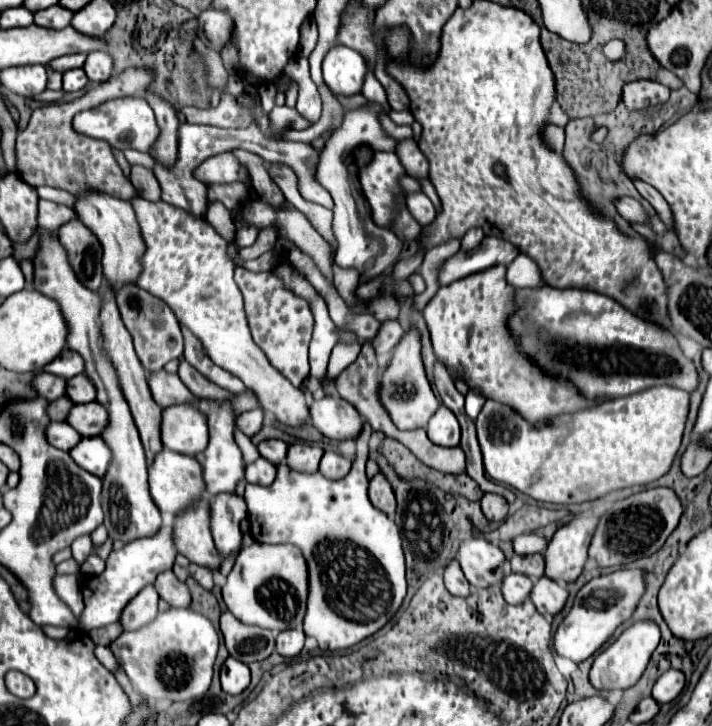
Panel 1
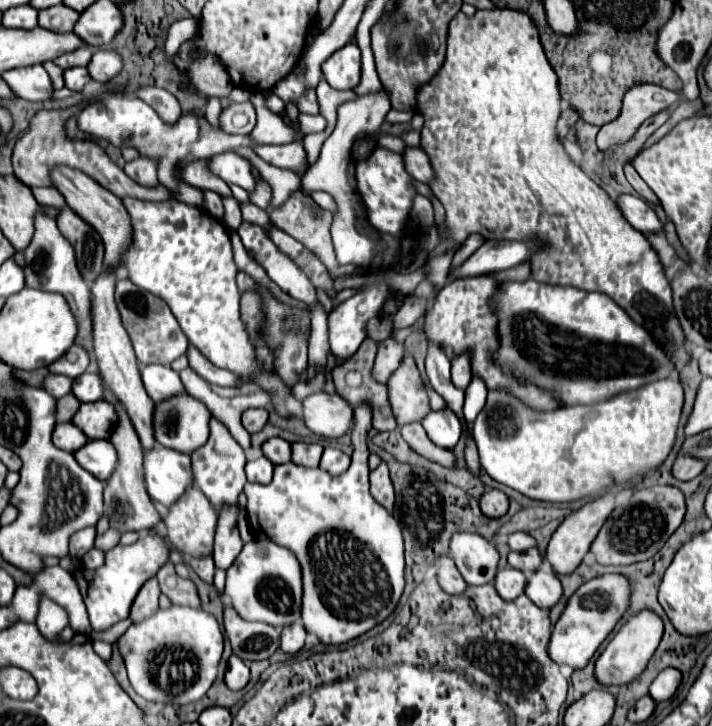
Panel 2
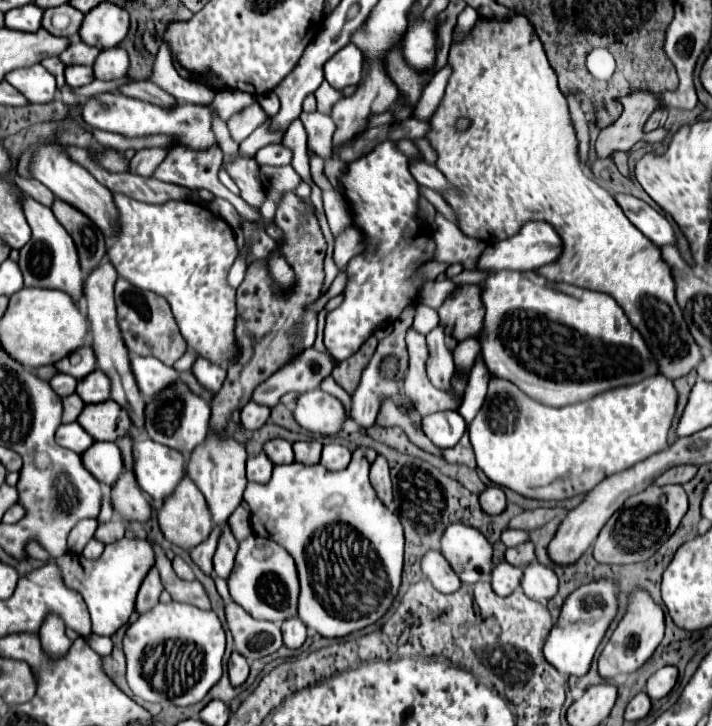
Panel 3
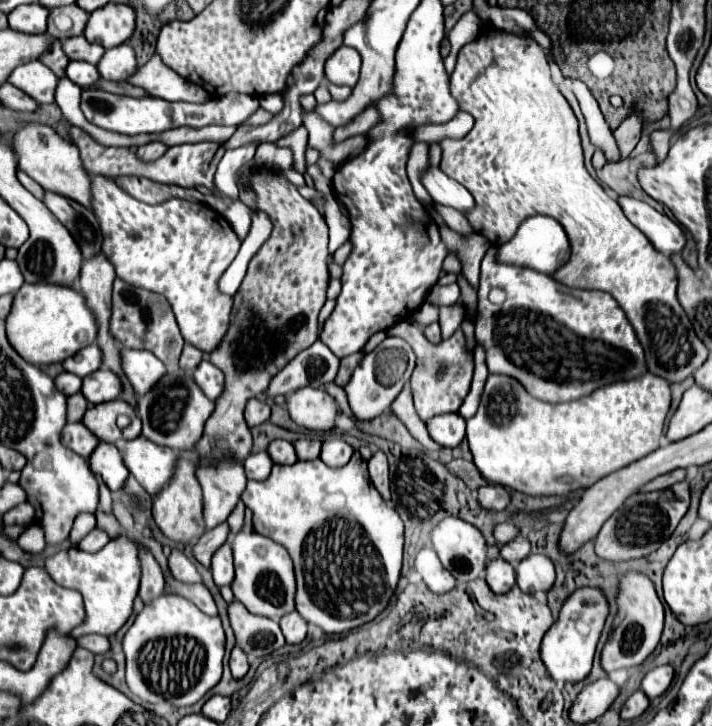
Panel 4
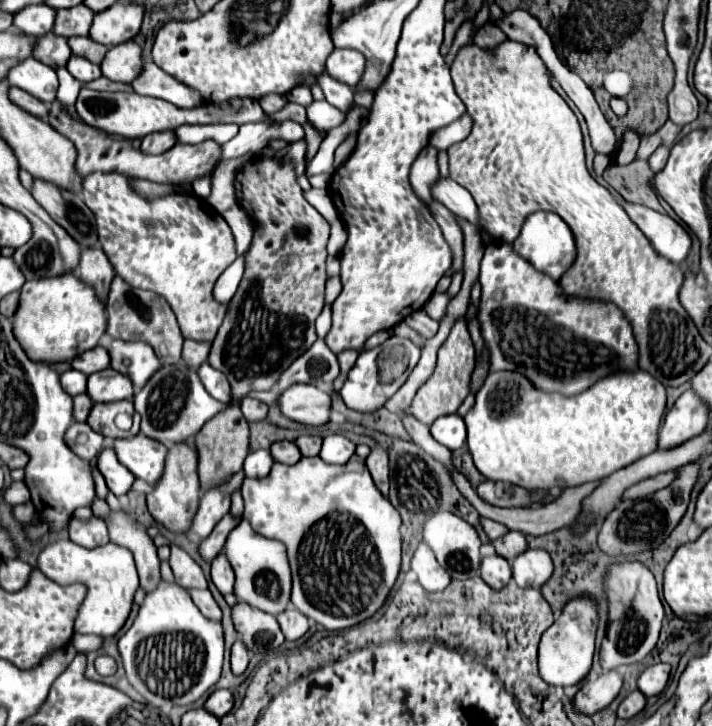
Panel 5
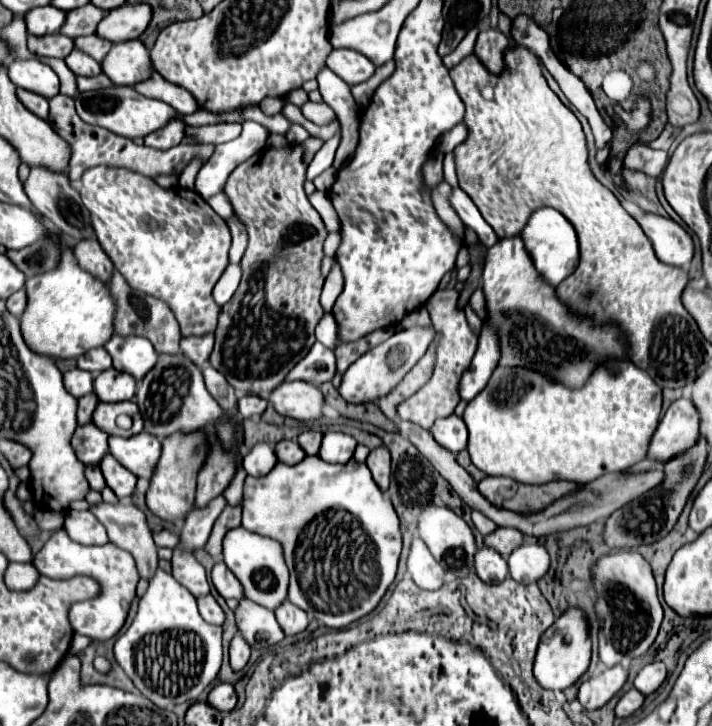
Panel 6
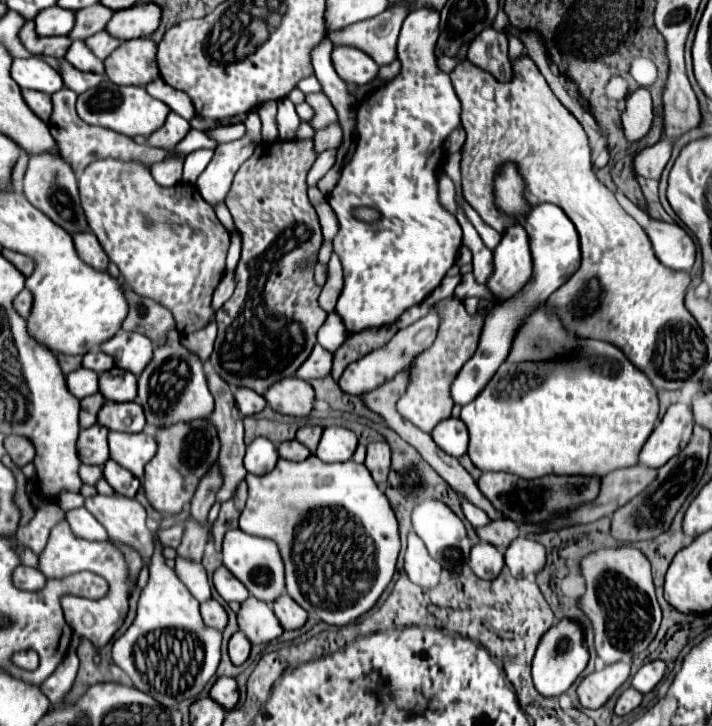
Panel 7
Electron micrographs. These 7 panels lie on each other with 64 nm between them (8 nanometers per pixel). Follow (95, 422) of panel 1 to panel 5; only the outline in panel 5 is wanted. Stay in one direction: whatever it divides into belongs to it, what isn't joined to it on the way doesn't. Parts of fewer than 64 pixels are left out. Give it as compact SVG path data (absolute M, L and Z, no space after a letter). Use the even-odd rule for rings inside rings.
M122 400L122 402L110 402L110 404L94 404L94 410L90 412L90 420L88 424L96 430L96 432L102 432L102 436L106 438L130 438L130 436L136 436L140 432L140 416L138 412L134 410L134 404L130 400ZM120 412L126 412L134 418L134 426L128 430L128 432L122 432L116 428L114 424L114 418L116 414Z

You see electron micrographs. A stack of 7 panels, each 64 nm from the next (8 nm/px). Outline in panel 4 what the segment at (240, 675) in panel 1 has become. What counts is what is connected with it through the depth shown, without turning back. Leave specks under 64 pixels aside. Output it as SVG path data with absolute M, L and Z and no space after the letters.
M234 646L234 650L232 650L232 656L230 656L230 670L232 670L232 676L234 676L234 678L242 678L242 676L248 672L246 654L244 654L242 648L238 648L238 646Z

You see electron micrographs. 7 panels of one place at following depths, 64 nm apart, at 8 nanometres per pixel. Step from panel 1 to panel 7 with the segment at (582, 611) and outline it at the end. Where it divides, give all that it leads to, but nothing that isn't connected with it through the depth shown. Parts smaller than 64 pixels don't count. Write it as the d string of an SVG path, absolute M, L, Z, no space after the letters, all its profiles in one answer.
M572 620L556 622L550 628L550 632L546 632L546 636L542 636L536 656L532 660L532 680L534 680L538 694L546 696L546 698L556 698L556 696L564 694L582 674L586 664L588 664L588 648L584 644L582 628Z

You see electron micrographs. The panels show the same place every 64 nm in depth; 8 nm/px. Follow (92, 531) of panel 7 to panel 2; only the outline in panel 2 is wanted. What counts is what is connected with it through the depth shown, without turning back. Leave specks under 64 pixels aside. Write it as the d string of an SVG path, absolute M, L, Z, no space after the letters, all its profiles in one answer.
M96 546L90 548L84 556L86 556L86 558L82 558L81 561L86 568L99 568L100 564L104 564L104 552L98 550Z

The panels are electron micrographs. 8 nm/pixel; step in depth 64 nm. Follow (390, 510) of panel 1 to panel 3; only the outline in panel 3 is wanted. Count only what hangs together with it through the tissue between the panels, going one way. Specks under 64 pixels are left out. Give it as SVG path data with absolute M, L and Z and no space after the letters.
M376 456L374 464L370 466L370 482L378 494L378 498L390 506L392 504L392 482L390 482L390 472L388 472L388 462L384 456Z

